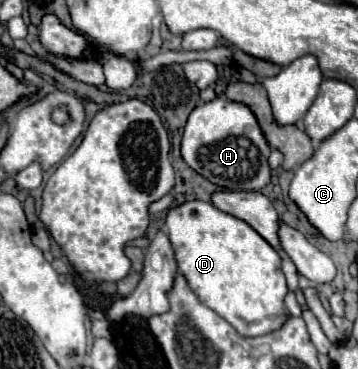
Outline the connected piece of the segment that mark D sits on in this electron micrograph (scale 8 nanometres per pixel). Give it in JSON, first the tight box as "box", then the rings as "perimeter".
{"box":[166,201,288,335],"perimeter":[[[188,201],[170,209],[166,229],[176,253],[178,271],[186,277],[190,289],[240,335],[266,335],[286,323],[284,297],[288,287],[282,273],[282,259],[246,221],[220,211],[212,203]]]}

